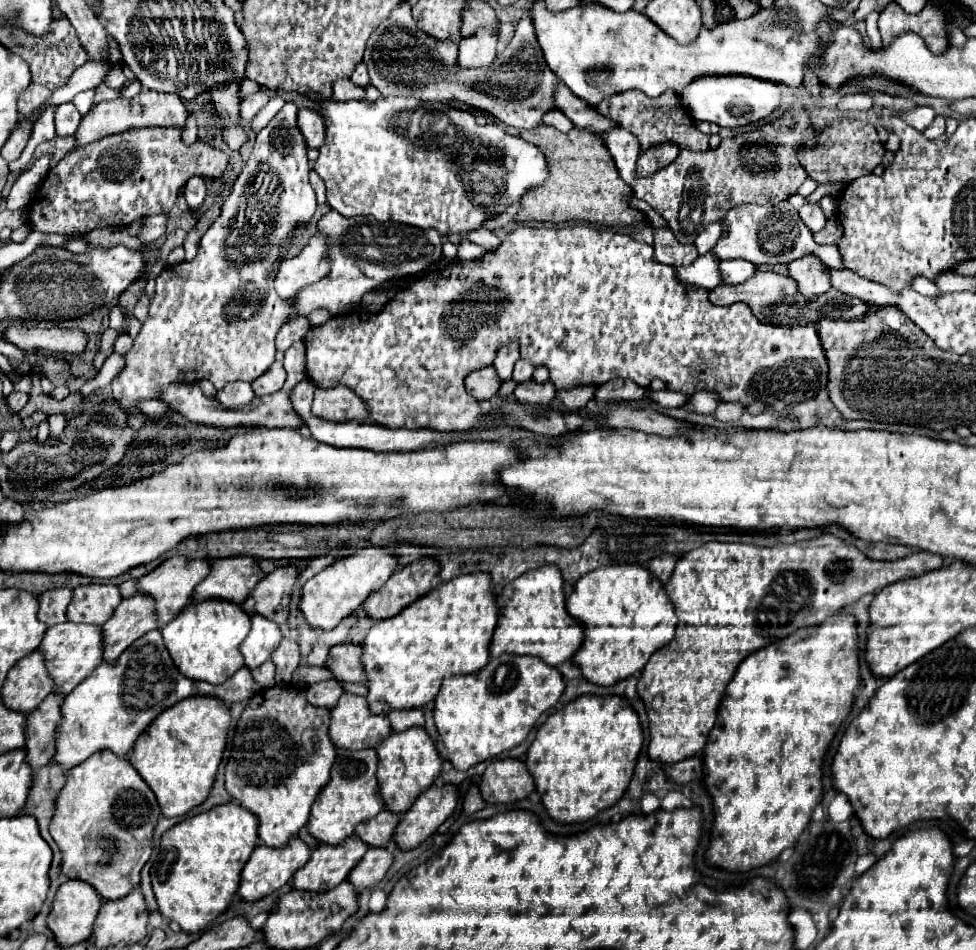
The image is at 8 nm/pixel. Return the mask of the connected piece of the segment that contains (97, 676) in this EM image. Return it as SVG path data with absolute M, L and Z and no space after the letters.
M151 630L133 642L115 662L99 664L89 678L85 678L61 704L61 720L55 732L53 762L67 772L81 764L91 754L109 750L117 756L127 756L133 750L137 736L163 710L171 708L189 696L211 696L225 704L243 702L255 696L261 686L253 680L249 668L241 668L233 678L221 686L209 682L195 682L185 678L175 666L163 644L161 632Z

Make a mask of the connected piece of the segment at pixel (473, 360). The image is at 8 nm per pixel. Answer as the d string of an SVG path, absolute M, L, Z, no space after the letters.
M565 226L565 228L515 228L505 242L493 250L485 252L481 260L459 260L451 266L447 266L443 272L433 272L423 278L413 280L407 288L403 288L389 304L381 308L377 314L369 312L355 312L349 318L331 318L323 326L315 326L307 332L305 348L307 348L307 378L317 388L335 388L337 384L343 384L351 388L367 406L369 420L373 424L381 424L385 428L435 428L439 432L467 432L475 430L475 426L481 422L481 408L475 398L471 398L465 390L465 376L473 370L479 370L483 366L489 366L495 360L495 352L499 346L519 340L521 342L521 358L529 358L535 366L547 364L551 372L551 382L557 390L575 388L583 384L601 386L613 378L631 378L639 386L649 386L653 378L661 378L667 382L669 390L695 394L699 390L715 390L725 402L741 402L743 406L749 406L755 400L765 402L767 406L777 404L793 404L811 400L821 388L827 386L827 358L821 350L821 340L813 326L771 326L761 324L753 312L745 304L733 304L727 308L713 306L707 300L707 290L701 288L687 288L677 282L675 270L671 266L659 264L653 260L653 248L645 242L637 242L633 238L625 238L623 234L611 232L611 230L597 230L587 226Z

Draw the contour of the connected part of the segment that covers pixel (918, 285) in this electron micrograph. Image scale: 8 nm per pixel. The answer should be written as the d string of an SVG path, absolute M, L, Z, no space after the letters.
M919 276L917 280L913 280L911 286L913 286L915 292L921 292L925 296L943 296L943 292L931 280L927 280L925 276Z

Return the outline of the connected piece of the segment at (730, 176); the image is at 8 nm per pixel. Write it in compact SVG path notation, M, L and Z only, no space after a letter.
M795 106L787 118L775 124L721 140L717 150L701 154L683 150L673 164L647 178L635 172L641 150L631 132L613 128L613 132L599 136L607 144L619 176L635 190L635 196L645 200L669 224L669 230L681 244L693 244L695 236L703 232L701 226L723 220L725 212L737 204L777 204L793 196L807 178L797 160L797 144L801 144L801 140L807 142L807 138L811 140L813 134L815 130L809 126L803 108Z

